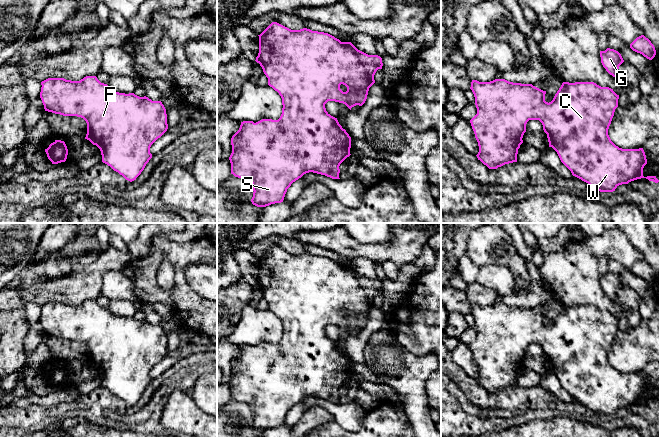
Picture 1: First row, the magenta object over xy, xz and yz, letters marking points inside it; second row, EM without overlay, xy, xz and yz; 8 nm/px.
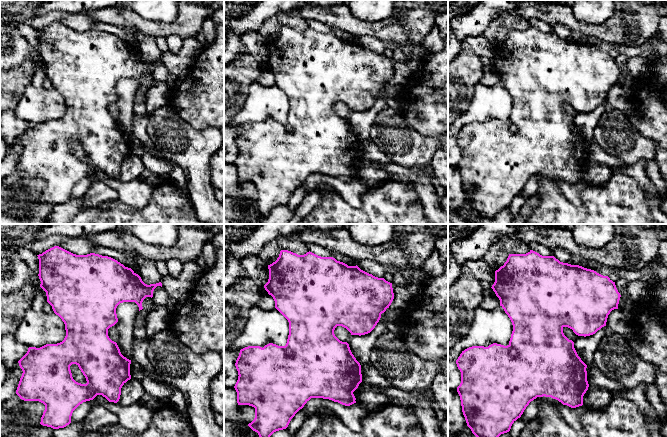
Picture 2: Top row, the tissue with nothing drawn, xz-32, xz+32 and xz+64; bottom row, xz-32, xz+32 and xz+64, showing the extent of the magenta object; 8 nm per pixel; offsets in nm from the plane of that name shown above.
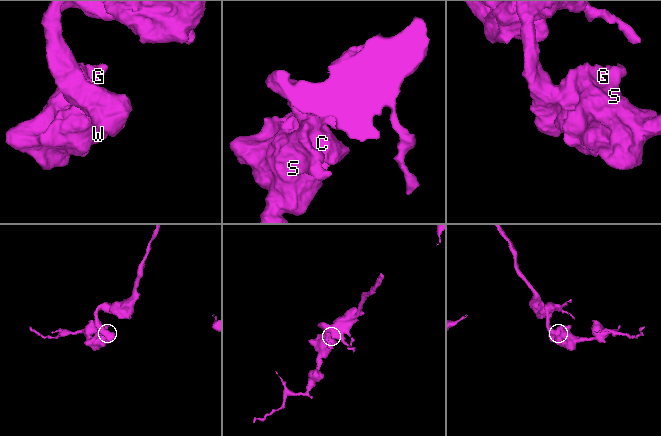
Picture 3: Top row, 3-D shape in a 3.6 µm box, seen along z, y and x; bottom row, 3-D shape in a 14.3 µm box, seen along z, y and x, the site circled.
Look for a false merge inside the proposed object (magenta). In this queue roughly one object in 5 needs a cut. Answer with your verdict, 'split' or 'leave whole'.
leave whole

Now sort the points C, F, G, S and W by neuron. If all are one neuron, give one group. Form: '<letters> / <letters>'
C F G S W

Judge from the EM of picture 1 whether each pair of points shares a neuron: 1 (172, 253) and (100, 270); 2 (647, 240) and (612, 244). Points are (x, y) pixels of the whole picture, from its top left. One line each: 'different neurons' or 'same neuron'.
1: different neurons
2: different neurons

